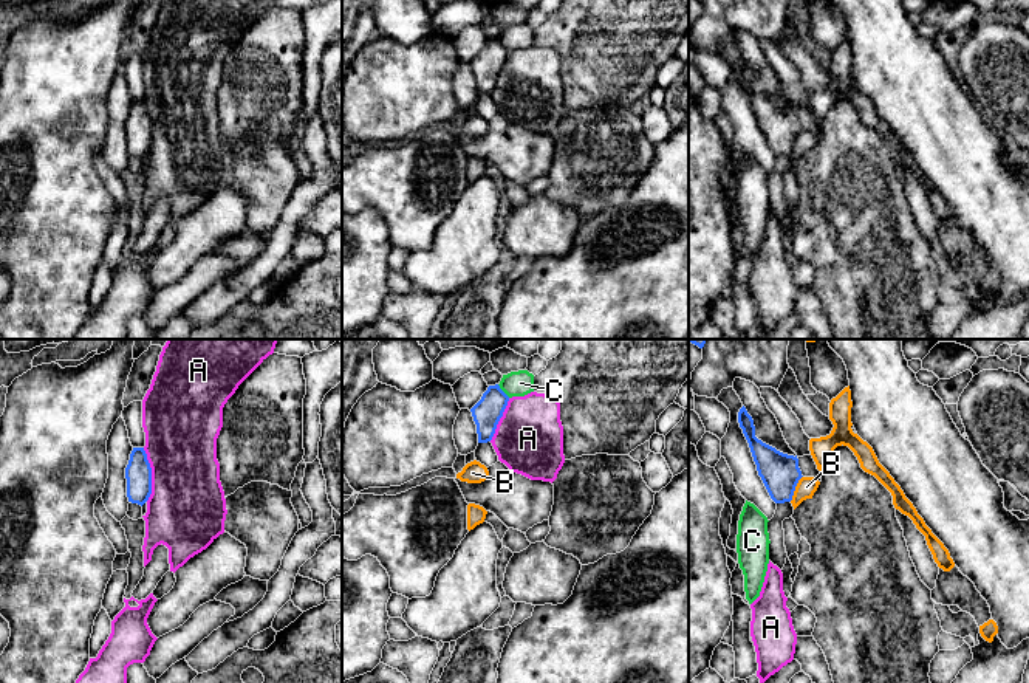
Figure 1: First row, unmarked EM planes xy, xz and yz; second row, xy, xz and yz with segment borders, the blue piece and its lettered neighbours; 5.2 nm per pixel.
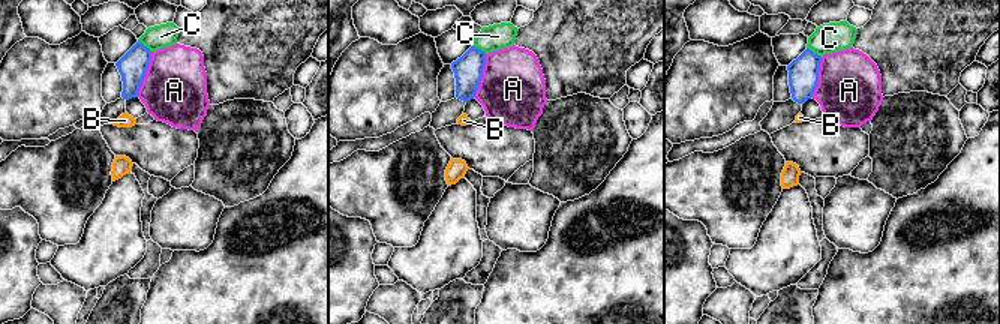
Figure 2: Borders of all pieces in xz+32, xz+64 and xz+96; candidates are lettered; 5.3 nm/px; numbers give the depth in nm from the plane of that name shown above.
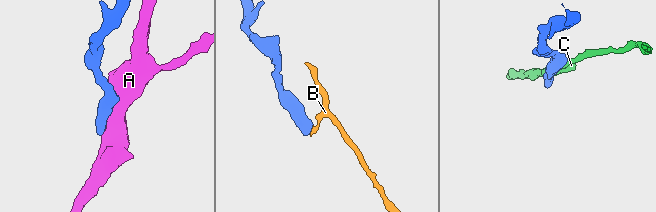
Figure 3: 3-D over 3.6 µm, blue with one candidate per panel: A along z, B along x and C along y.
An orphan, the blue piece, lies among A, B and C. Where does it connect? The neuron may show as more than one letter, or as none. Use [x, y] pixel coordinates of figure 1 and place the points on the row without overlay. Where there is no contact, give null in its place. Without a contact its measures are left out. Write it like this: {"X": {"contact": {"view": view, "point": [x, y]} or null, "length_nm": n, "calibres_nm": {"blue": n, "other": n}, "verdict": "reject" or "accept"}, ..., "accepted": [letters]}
{"A": {"contact": {"view": "xy", "point": [150, 127]}, "length_nm": 280, "calibres_nm": {"blue": 140, "other": 400}, "verdict": "reject"}, "B": {"contact": {"view": "yz", "point": [794, 141]}, "length_nm": 150, "calibres_nm": {"blue": 200, "other": 100}, "verdict": "reject"}, "C": {"contact": {"view": "xz", "point": [502, 44]}, "length_nm": 100, "calibres_nm": {"blue": 150, "other": 130}, "verdict": "reject"}, "accepted": []}

